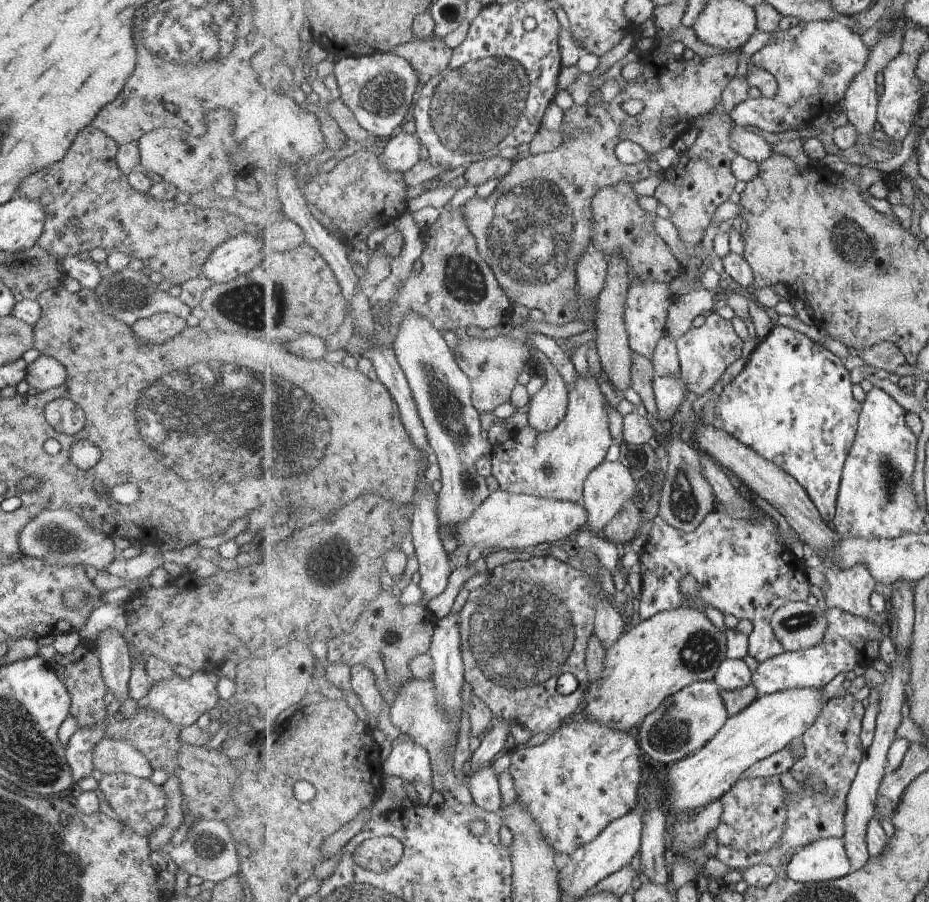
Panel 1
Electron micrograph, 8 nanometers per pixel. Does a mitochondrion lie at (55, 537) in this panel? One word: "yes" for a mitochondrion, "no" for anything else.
yes

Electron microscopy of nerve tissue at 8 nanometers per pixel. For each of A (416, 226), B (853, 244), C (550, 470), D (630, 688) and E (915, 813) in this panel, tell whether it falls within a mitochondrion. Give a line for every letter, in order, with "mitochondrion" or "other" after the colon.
A: other
B: mitochondrion
C: mitochondrion
D: other
E: other

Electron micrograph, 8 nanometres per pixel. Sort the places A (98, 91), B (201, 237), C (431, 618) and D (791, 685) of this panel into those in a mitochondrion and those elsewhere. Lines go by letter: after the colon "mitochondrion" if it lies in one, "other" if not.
A: other
B: other
C: other
D: other

